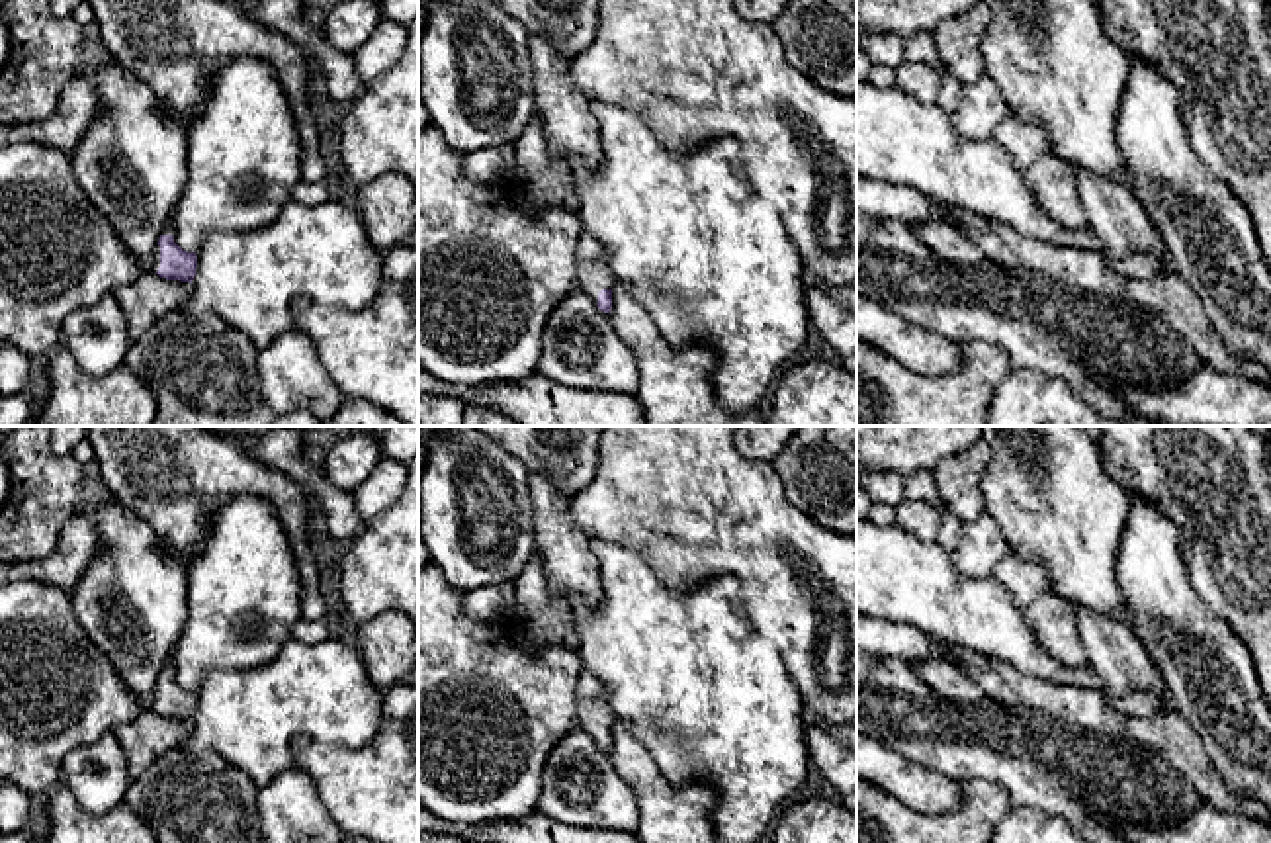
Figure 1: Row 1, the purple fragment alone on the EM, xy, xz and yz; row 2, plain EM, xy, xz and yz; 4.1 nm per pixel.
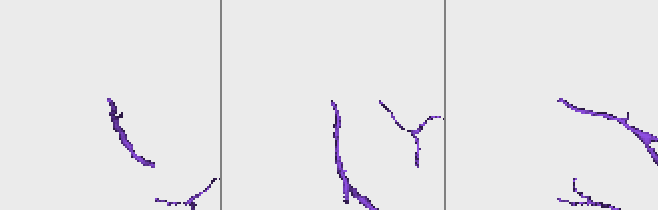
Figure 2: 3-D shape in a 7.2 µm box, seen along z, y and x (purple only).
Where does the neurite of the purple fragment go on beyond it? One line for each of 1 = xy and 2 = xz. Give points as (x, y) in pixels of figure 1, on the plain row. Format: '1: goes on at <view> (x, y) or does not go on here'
1: goes on at xy (155, 703)
2: goes on at xz (593, 712)

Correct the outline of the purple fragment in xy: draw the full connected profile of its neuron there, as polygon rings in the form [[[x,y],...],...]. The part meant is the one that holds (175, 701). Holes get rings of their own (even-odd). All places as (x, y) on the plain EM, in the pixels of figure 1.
[[[166,663],[154,685],[151,710],[166,718],[190,720],[196,714],[197,694],[196,690],[186,690],[174,681],[174,667]]]

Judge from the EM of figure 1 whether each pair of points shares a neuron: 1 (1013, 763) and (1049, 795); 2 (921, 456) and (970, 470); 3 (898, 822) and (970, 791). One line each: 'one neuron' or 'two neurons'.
1: one neuron
2: two neurons
3: one neuron

